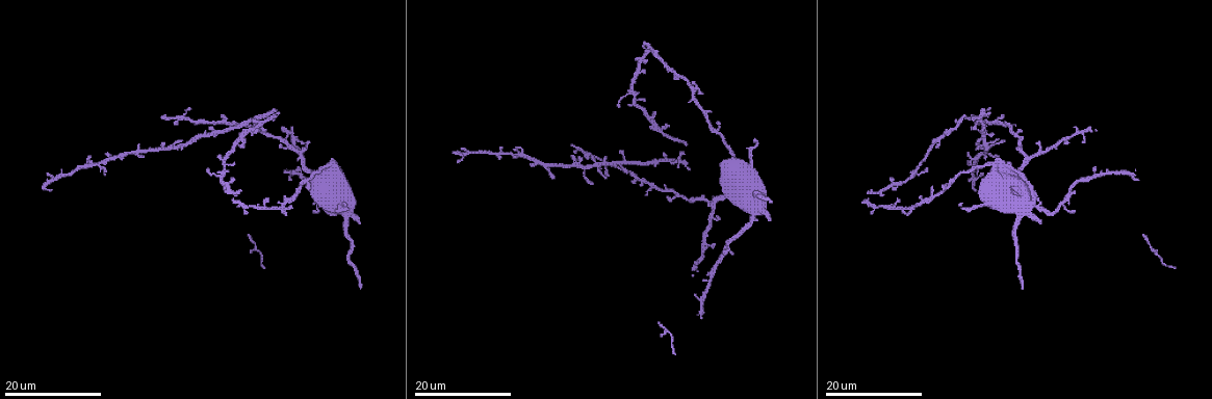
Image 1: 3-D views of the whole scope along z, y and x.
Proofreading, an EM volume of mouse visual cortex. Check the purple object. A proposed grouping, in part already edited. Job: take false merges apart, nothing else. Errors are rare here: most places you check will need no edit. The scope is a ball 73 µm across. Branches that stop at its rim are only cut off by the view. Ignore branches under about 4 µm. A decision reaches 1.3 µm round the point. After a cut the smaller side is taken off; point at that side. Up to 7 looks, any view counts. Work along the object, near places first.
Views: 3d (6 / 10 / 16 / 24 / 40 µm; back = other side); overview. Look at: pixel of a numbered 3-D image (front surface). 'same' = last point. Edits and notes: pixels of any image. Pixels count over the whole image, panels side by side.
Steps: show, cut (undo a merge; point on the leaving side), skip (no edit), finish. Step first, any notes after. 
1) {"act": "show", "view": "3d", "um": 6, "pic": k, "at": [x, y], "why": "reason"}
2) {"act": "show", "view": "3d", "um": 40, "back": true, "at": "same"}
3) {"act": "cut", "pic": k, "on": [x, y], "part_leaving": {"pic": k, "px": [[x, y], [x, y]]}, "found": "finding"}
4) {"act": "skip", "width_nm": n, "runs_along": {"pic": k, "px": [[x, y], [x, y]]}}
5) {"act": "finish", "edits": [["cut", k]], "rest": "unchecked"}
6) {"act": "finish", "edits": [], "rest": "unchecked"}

{"act": "show", "view": "3d", "um": 16, "pic": 1, "at": [218, 176], "why": "small branch off a trunk"}

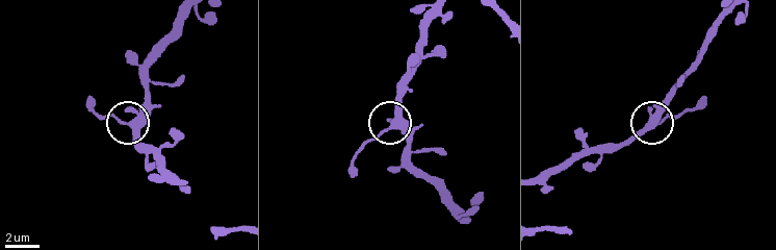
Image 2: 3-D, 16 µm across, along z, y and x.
{"act": "show", "view": "3d", "um": 6, "pic": 2, "at": [129, 124]}

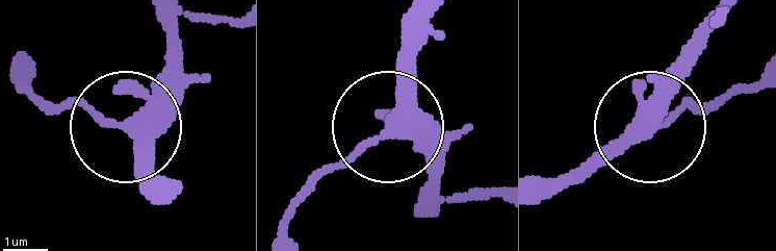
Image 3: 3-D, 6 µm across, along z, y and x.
{"act": "skip", "runs_along": {"pic": 3, "px": [[541, 187], [686, 109], [716, 105]]}, "found": "one neuron here"}

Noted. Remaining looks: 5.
{"act": "show", "view": "3d", "um": 16, "pic": 1, "at": [205, 122], "why": "two arms in line, one across"}

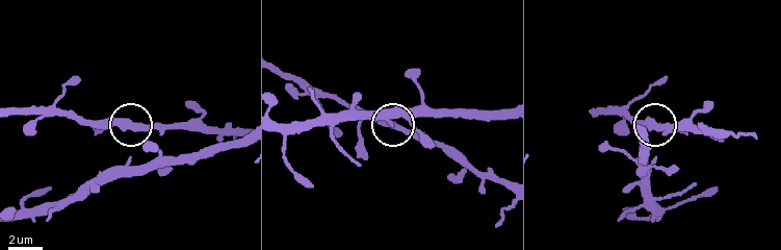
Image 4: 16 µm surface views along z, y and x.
{"act": "show", "view": "3d", "um": 10, "pic": 4, "at": [133, 126], "why": "closer look"}

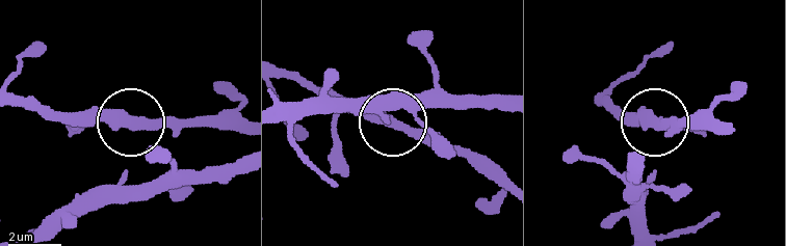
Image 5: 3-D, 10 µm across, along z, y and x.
{"act": "skip", "width_nm": 350, "runs_along": {"pic": 5, "px": [[242, 132], [70, 120]]}, "found": "all the same neuron"}

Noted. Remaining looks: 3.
{"act": "show", "view": "3d", "um": 24, "pic": 1, "at": [519, 156], "why": "two arms in line, one across"}

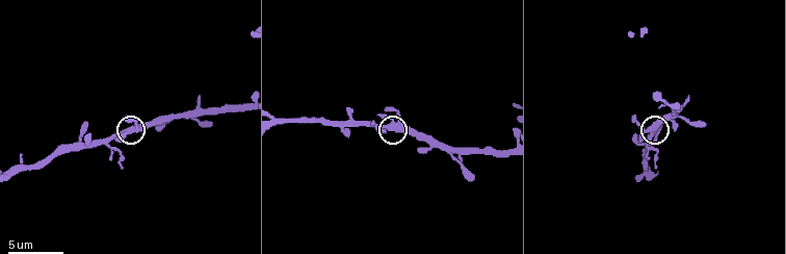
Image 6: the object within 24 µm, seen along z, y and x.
{"act": "show", "view": "3d", "um": 10, "pic": 6, "at": [391, 126], "why": "zoom in"}

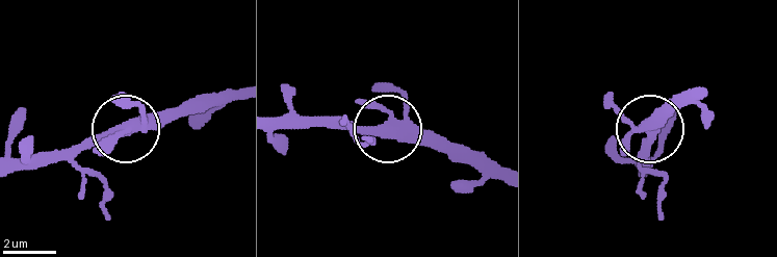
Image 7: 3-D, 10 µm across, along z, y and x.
{"act": "skip", "runs_along": {"pic": 7, "px": [[497, 173], [383, 126], [305, 126]]}, "found": "continuous, no second neuron"}

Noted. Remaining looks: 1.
{"act": "finish", "edits": [], "rest": "unchecked"}

